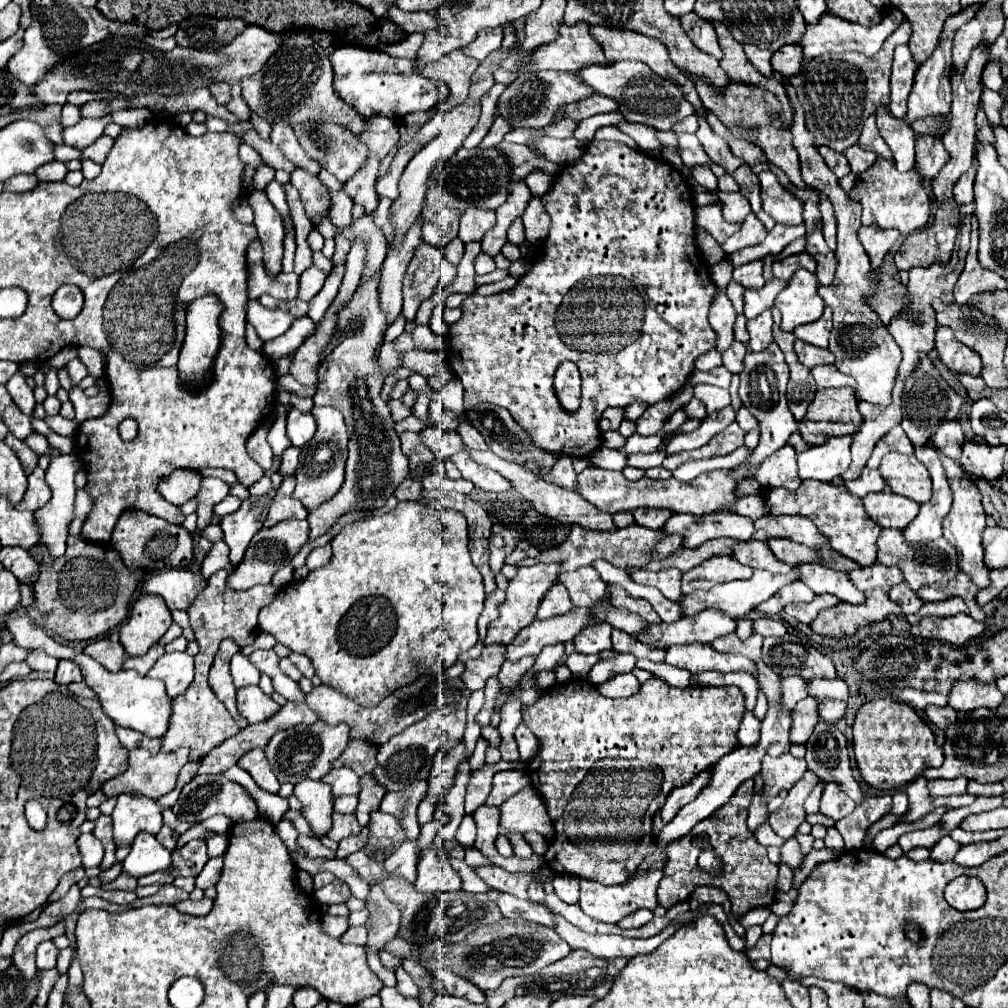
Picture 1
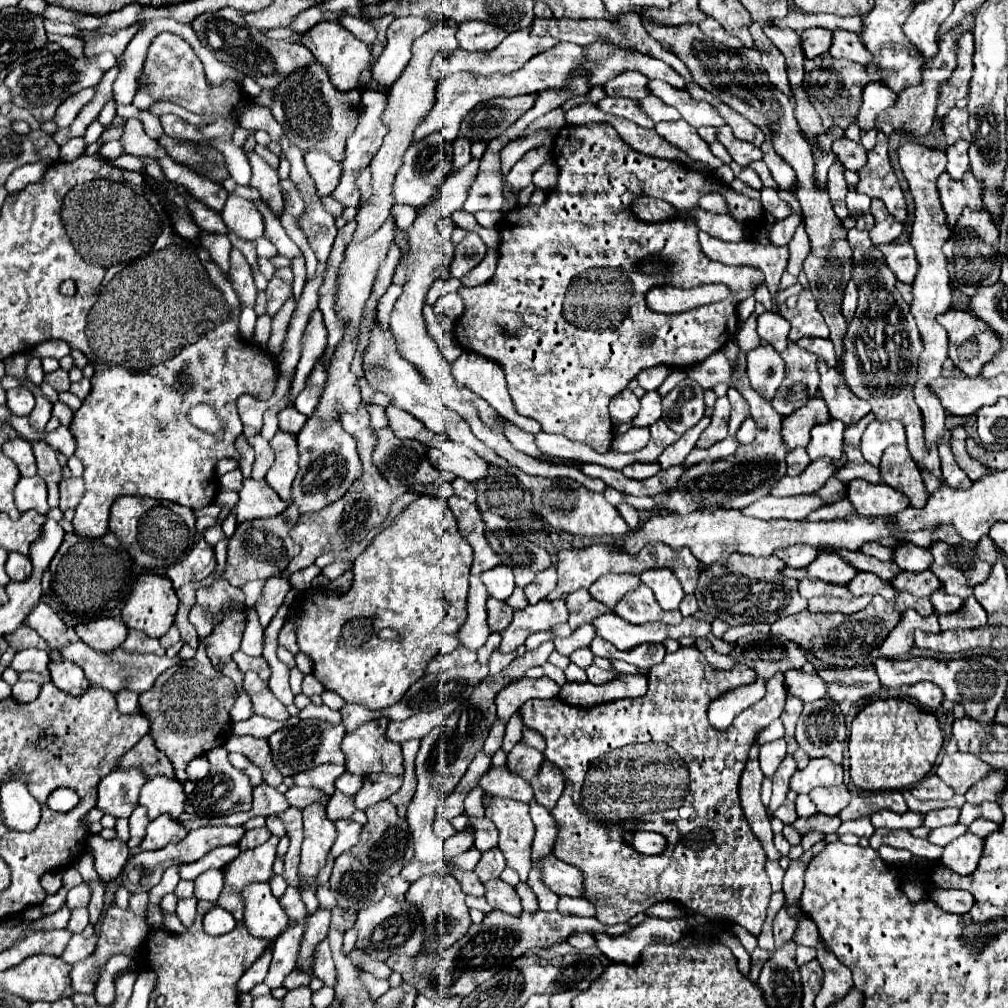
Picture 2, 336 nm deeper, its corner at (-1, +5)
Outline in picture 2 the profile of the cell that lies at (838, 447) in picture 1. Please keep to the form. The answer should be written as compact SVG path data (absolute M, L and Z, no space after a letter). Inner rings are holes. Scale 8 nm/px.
M829 420L827 424L819 424L811 432L811 442L807 446L807 454L811 460L827 456L831 460L841 458L843 448L843 430L845 424L839 420Z

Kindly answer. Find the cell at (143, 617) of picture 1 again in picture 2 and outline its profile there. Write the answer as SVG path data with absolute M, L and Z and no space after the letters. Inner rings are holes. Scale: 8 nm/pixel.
M141 574L133 586L133 592L131 592L125 608L121 610L121 616L123 616L123 622L127 628L141 630L151 638L161 638L173 626L173 620L177 614L177 604L179 604L179 600L177 600L171 580L167 580L165 576L157 576L157 574Z

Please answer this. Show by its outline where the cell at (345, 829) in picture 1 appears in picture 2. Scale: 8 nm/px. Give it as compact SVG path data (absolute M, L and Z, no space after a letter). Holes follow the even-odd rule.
M339 790L329 798L327 802L327 818L329 820L345 820L345 818L351 818L351 814L355 812L355 804L353 804L353 798L351 796L345 796L341 794Z

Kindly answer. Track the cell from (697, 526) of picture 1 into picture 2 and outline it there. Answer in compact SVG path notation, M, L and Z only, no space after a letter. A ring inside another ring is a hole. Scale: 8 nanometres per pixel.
M765 496L742 509L742 513L761 520L779 520L779 518L803 520L807 514L811 514L823 504L825 502L817 496L791 496L791 498Z

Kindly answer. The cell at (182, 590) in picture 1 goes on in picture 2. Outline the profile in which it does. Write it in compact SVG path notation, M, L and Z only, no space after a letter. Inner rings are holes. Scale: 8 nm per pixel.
M203 538L195 544L195 548L189 552L189 556L173 566L167 568L167 578L173 582L173 588L181 588L189 582L205 580L215 570L215 552L213 546L209 546Z

